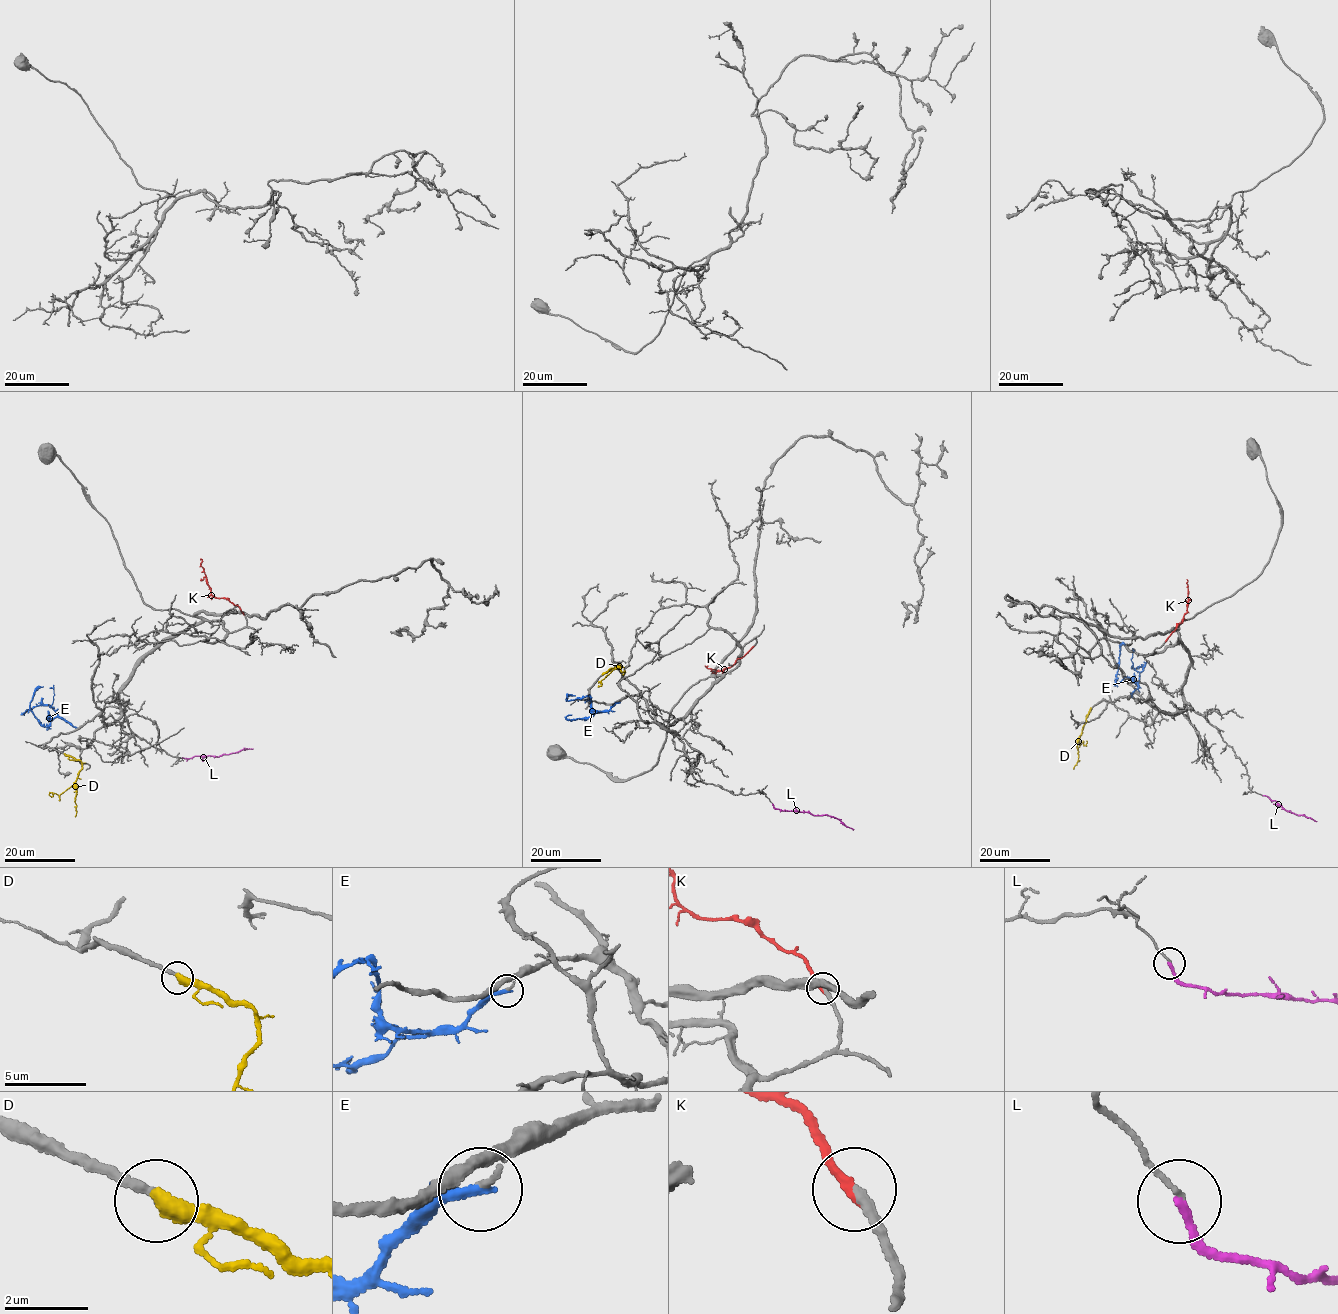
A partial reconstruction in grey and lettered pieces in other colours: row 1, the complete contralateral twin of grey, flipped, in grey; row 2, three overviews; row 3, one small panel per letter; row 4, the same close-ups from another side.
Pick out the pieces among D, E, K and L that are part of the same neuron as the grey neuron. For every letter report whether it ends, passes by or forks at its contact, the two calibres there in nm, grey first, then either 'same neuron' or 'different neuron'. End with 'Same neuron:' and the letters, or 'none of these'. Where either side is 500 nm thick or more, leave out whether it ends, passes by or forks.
D: it ends; calibres 190 and 400 nm; same neuron
E: it ends; calibres 110 and 260 nm; different neuron
K: it ends; calibres 240 and 240 nm; same neuron
L: it ends; calibres 100 and 180 nm; different neuron
Same neuron: D, K

